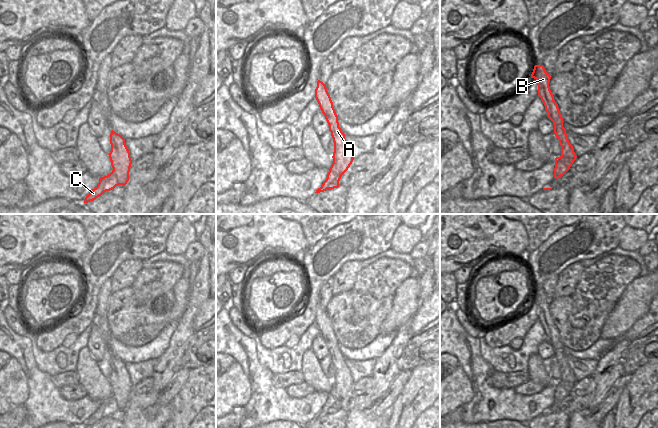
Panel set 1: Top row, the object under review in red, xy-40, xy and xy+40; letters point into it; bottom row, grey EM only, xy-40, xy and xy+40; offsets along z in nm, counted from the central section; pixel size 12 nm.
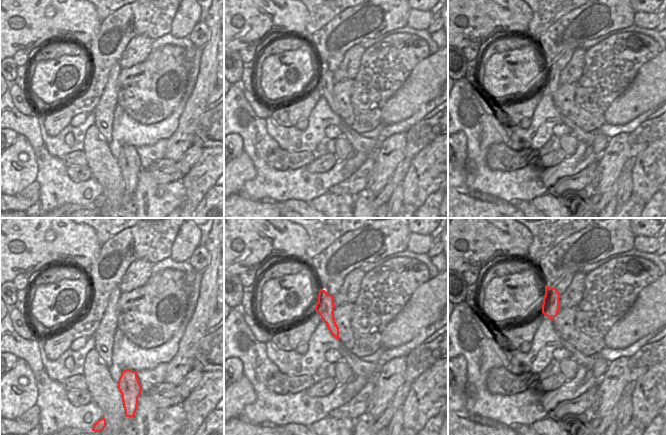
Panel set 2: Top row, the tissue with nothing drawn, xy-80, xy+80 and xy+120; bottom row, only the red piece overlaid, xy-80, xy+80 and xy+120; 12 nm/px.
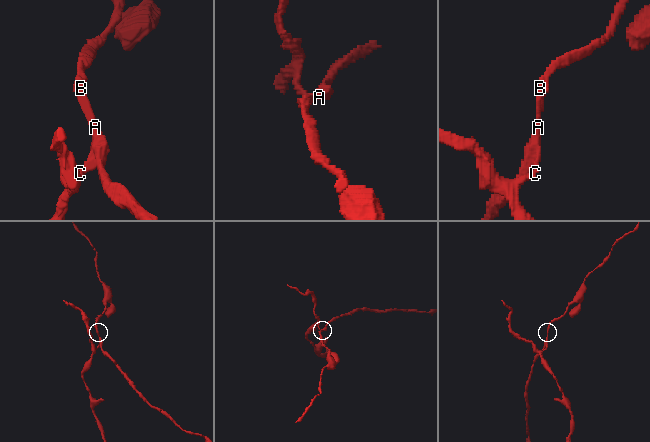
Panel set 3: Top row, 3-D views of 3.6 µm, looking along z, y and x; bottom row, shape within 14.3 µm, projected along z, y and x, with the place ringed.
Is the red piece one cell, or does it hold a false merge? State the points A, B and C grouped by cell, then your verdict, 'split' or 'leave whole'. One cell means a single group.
groups A B / C; split

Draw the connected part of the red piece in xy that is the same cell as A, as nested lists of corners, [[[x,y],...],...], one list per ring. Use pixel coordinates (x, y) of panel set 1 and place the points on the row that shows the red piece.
[[[320,80],[317,81],[315,98],[329,125],[329,131],[331,132],[334,142],[332,158],[337,165],[339,174],[342,176],[348,170],[354,158],[350,150],[350,146],[345,139],[345,134],[339,127],[338,116],[333,107],[331,97],[327,91],[326,84]]]

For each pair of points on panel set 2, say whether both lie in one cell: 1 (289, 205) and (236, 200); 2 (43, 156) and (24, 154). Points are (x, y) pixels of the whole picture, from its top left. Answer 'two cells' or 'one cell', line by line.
1: one cell
2: two cells

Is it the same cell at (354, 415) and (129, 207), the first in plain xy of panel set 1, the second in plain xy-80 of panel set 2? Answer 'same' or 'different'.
different

